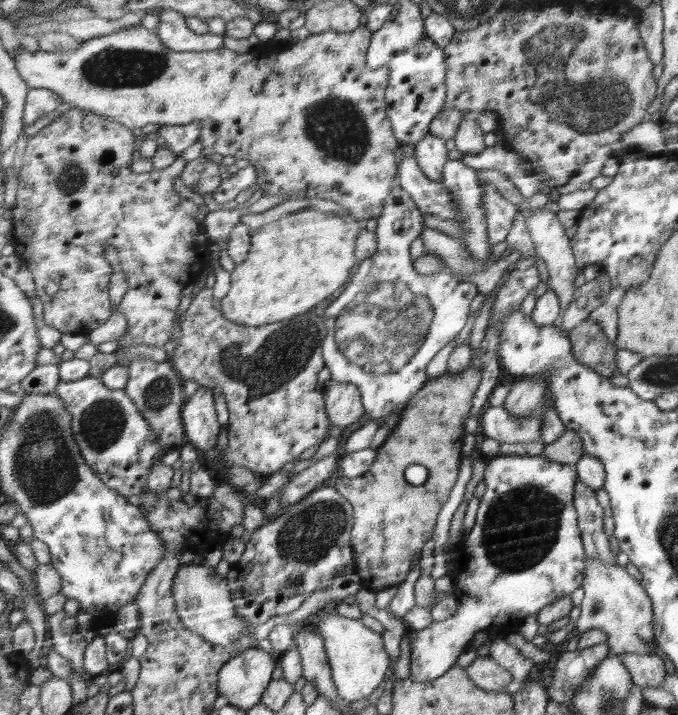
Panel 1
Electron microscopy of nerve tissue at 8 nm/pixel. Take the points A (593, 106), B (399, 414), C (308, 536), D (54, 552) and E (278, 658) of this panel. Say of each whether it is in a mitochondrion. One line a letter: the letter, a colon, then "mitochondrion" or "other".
A: mitochondrion
B: other
C: mitochondrion
D: other
E: other

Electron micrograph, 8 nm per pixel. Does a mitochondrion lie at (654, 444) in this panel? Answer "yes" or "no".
no

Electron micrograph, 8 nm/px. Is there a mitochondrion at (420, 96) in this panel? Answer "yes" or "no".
no

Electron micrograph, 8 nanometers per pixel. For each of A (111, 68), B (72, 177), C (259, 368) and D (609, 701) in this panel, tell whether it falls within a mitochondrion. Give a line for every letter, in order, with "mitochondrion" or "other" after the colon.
A: mitochondrion
B: mitochondrion
C: mitochondrion
D: mitochondrion

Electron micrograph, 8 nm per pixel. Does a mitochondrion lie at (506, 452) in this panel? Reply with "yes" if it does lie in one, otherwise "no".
no

